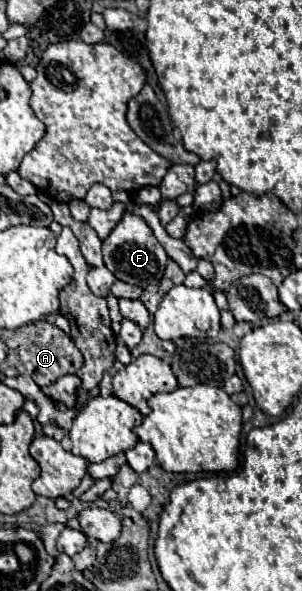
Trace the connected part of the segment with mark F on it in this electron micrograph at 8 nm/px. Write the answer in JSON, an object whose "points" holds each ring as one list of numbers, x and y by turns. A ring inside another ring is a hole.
{"points":[[126,211,122,215,120,223,112,229,112,233,102,241,102,255,104,255,104,263,106,263,108,271,116,279,136,285,140,289,158,287,160,279,164,275,164,269,166,269,166,261,168,261,164,247,158,243,152,229,148,227,148,223,132,211]]}

